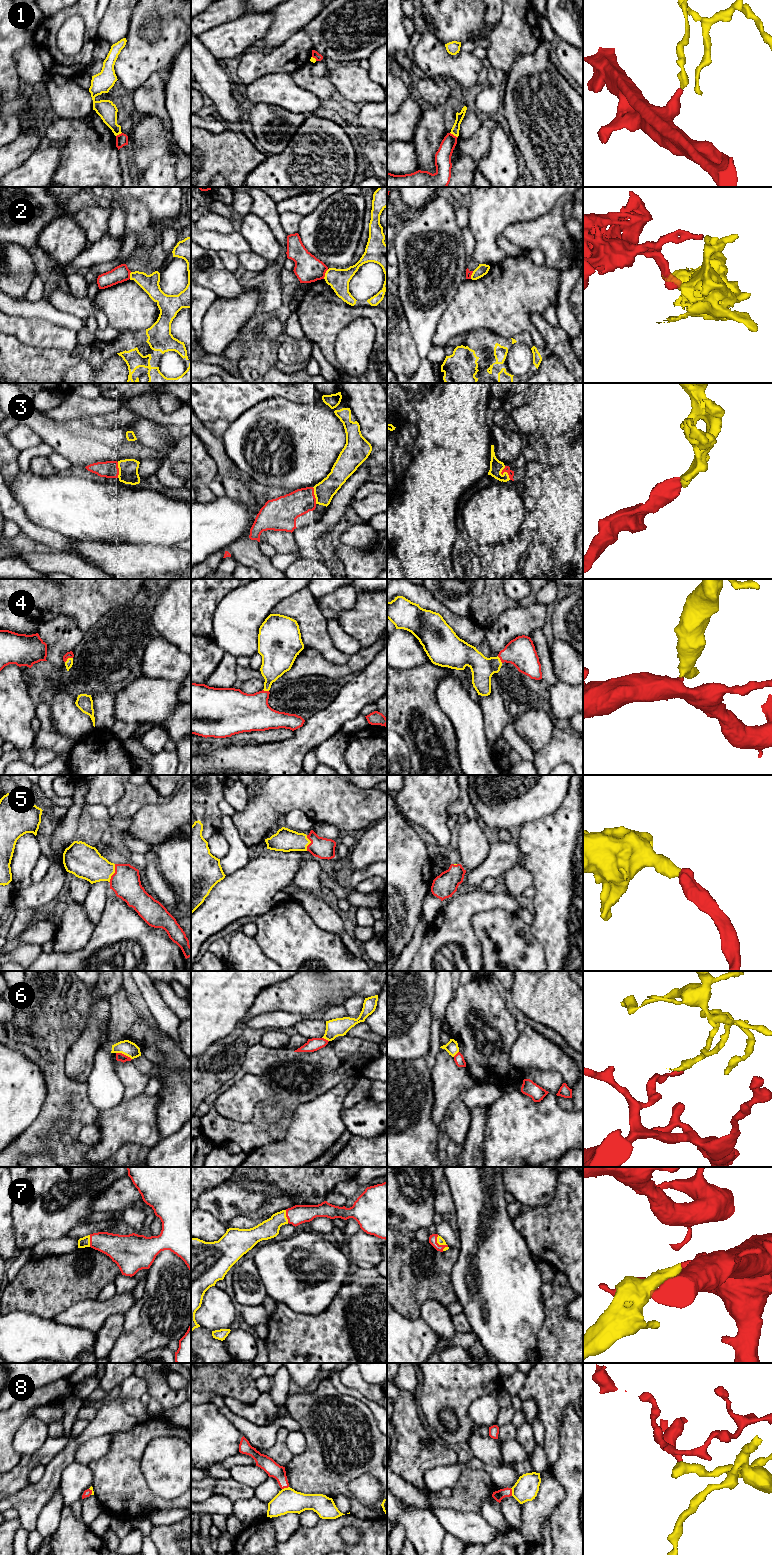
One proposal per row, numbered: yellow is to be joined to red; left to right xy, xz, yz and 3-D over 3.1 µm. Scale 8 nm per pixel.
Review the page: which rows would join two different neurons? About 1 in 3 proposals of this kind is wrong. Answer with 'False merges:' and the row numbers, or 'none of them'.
False merges: 1, 2, 6, 8

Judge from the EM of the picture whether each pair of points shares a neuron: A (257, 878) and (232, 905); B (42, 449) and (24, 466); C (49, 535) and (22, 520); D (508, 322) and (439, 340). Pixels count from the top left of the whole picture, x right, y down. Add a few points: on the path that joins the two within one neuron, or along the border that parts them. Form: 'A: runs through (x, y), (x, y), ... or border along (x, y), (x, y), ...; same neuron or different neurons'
A: runs through (252, 885), (239, 898); same neuron
B: runs through (36, 451), (25, 460); same neuron
C: runs through (42, 535), (29, 527); same neuron
D: runs through (491, 320), (459, 320), (456, 323); same neuron

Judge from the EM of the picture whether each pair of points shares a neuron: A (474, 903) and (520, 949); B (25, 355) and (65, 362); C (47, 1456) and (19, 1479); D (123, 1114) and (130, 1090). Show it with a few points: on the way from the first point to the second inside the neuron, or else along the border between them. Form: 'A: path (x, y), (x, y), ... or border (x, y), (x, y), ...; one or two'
A: border (506, 910), (476, 913), (474, 933); two
B: path (35, 362), (55, 362); one
C: path (39, 1457), (34, 1459), (22, 1471); one
D: border (142, 1092), (131, 1098), (123, 1098); two

